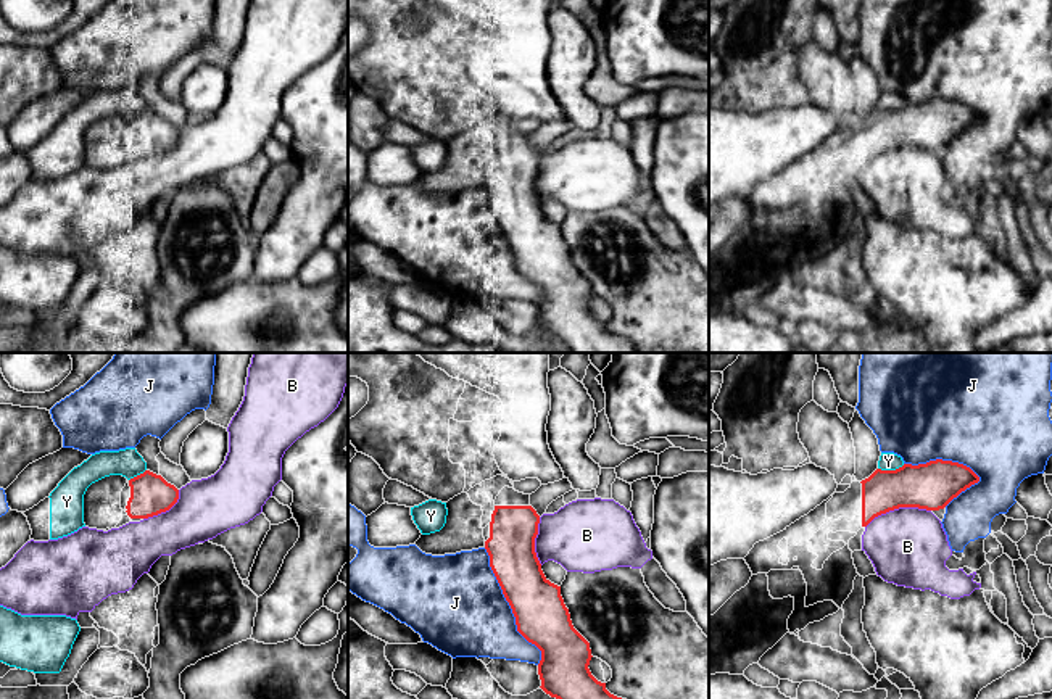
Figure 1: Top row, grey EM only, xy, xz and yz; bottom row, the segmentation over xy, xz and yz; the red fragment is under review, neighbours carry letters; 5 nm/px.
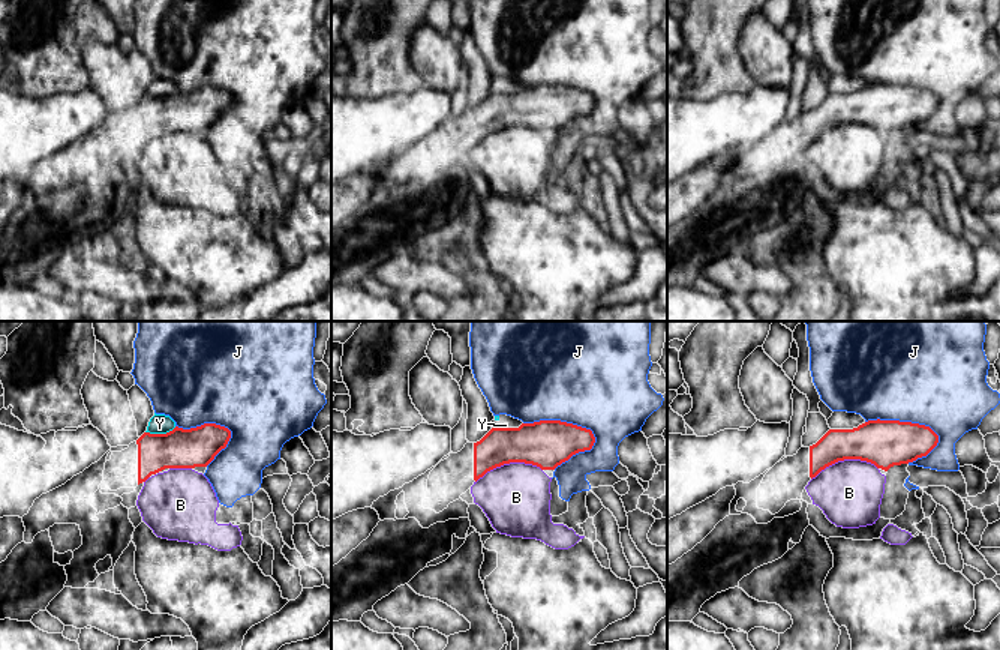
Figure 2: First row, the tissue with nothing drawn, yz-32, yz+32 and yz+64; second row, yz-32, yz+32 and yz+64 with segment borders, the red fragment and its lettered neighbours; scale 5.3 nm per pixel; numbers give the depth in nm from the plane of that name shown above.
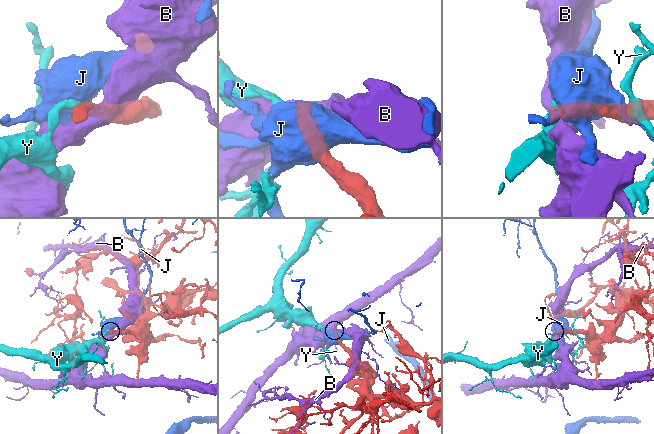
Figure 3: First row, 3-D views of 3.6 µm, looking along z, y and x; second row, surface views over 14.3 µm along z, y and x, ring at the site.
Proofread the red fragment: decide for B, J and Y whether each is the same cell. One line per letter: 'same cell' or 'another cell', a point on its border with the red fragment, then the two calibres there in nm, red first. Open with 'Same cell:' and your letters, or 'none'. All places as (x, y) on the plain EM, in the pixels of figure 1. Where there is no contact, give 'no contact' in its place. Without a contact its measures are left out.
Same cell: none
B: another cell; contact yz (898, 147); calibres 240 and 400 nm
J: another cell; contact xz (511, 247); calibres 260 and 440 nm
Y: another cell; contact yz (891, 110); calibres 240 and 100 nm

